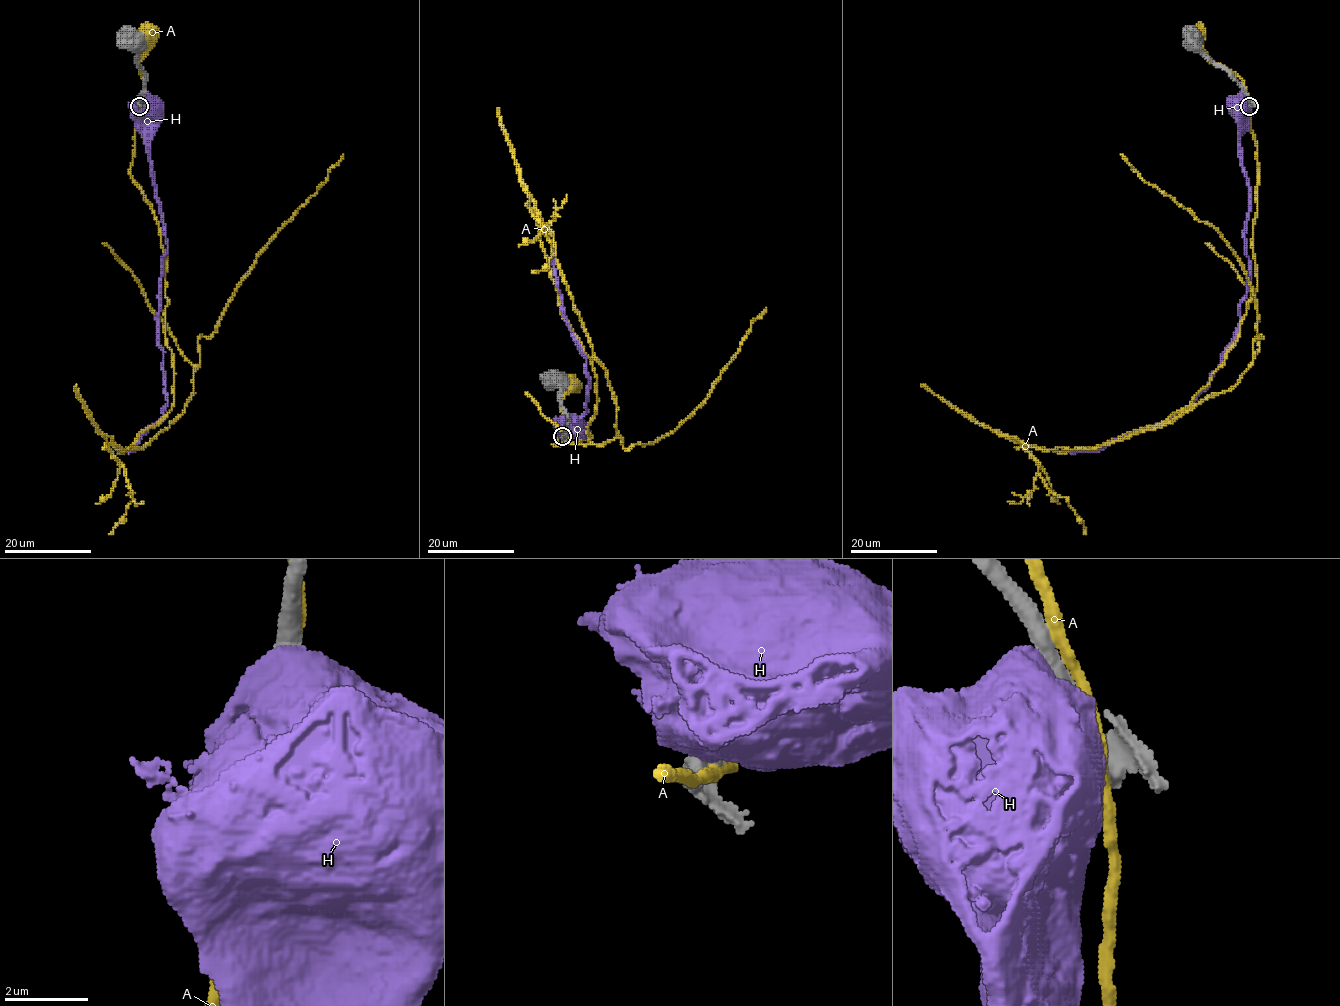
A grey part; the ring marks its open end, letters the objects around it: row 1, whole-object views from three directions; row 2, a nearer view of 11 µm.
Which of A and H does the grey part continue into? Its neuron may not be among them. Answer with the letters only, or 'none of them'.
none of them

